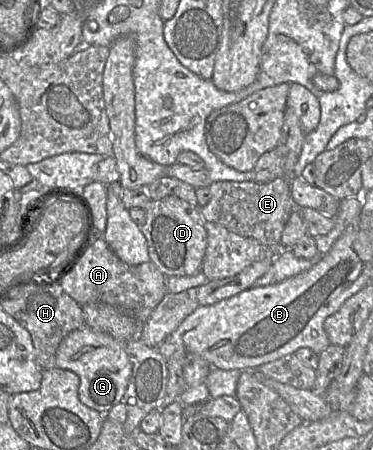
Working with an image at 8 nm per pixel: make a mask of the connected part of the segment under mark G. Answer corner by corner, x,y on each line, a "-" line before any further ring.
87,326
70,332
61,341
56,351
55,363
56,368
70,370
78,375
79,400
104,416
113,406
121,402
132,374
132,363
125,351
124,342

